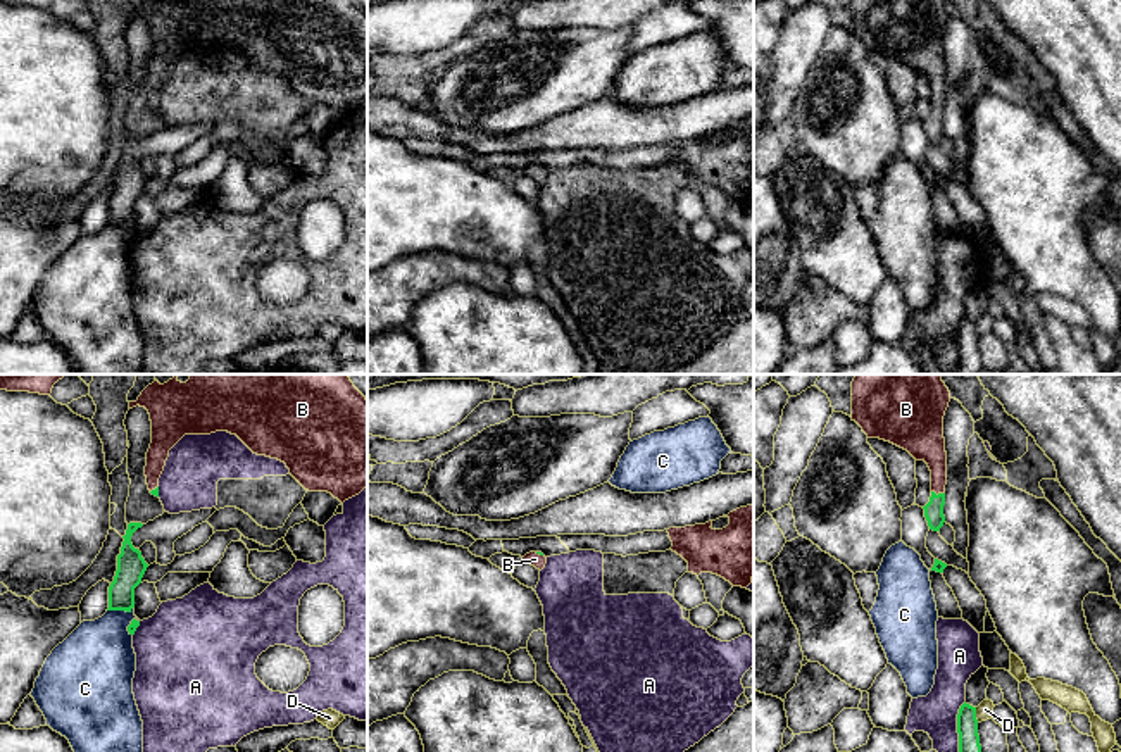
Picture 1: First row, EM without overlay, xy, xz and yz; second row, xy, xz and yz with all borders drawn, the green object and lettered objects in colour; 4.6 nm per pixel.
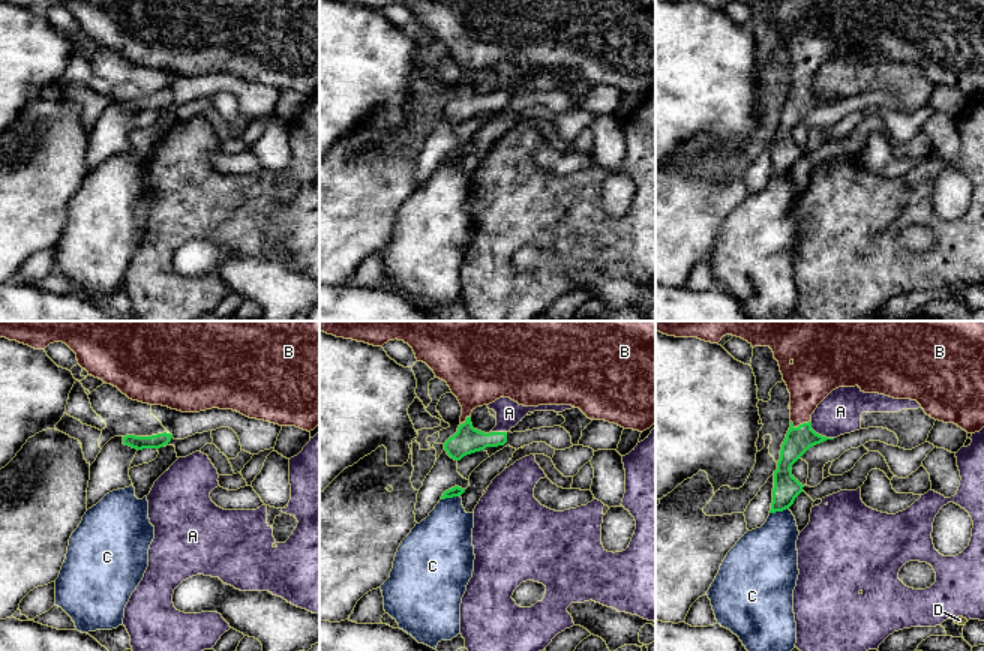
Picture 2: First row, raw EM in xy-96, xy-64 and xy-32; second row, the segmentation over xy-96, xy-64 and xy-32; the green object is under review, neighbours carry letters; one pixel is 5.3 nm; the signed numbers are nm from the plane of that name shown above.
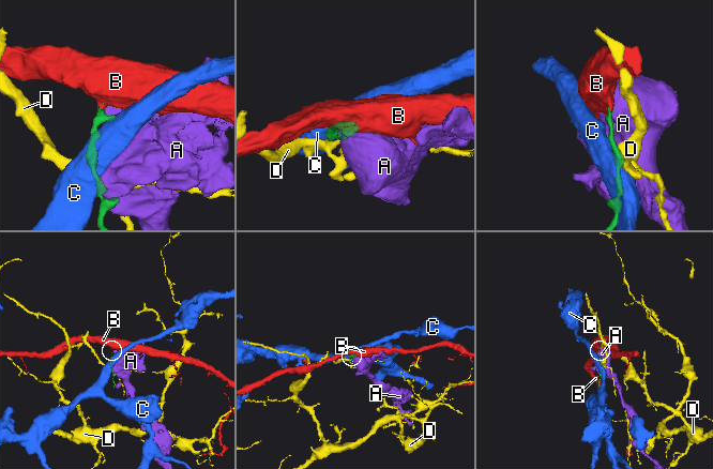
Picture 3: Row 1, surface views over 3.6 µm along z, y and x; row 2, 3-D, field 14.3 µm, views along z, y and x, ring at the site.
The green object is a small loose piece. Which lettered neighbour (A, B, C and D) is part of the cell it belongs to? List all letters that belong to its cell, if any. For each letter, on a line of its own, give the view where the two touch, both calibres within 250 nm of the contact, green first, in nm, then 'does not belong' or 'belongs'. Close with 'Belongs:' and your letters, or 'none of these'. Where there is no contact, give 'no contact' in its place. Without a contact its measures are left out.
A: meets green in yz; 110 nm thick on the green side, 190 nm on the other; does not belong
B: meets green in yz; 100 nm thick on the green side, 180 nm on the other; belongs
C: meets green in xy; 140 nm thick on the green side, 340 nm on the other; does not belong
D: meets green in yz; 110 nm thick on the green side, 80 nm on the other; does not belong
Belongs: B

